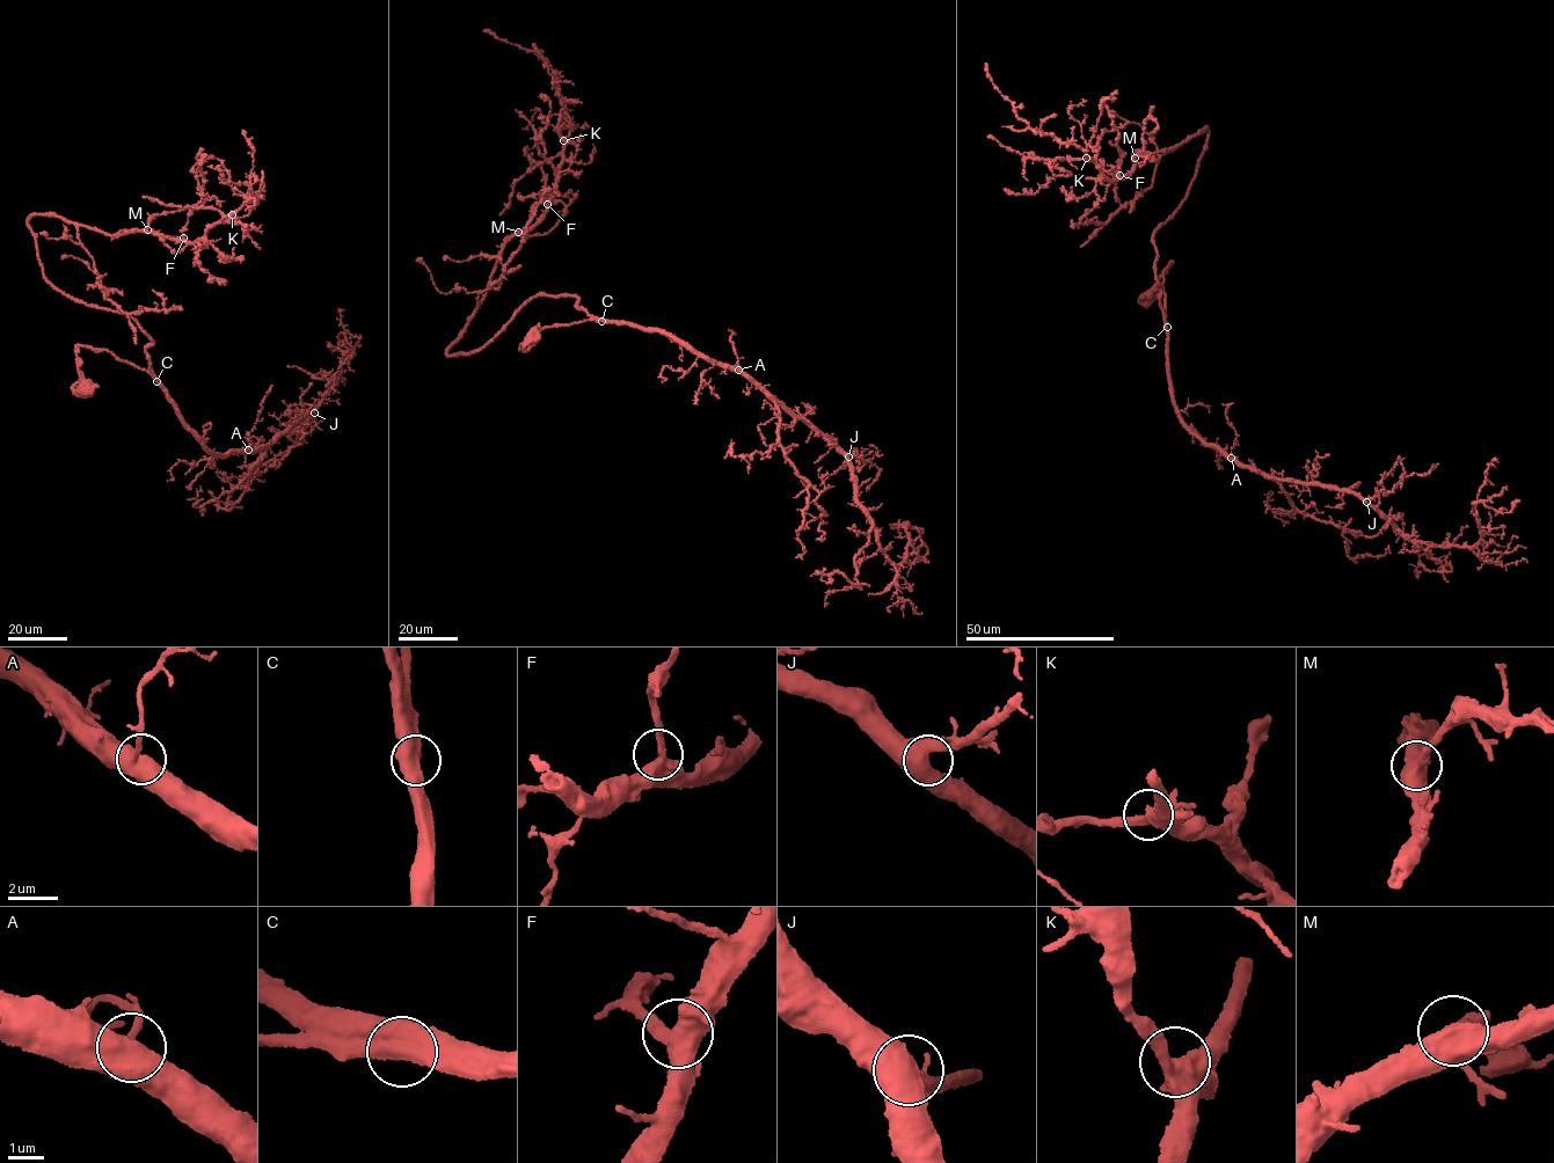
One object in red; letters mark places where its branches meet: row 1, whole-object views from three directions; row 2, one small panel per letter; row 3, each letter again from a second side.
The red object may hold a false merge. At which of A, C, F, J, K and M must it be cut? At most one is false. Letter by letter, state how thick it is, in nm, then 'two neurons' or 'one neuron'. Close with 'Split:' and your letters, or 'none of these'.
A: calibre 550 nm; one neuron
C: calibre 650 nm; one neuron
F: calibre 400 nm; one neuron
J: calibre 650 nm; one neuron
K: calibre 550 nm; one neuron
M: calibre 480 nm; one neuron
Split: none of these

